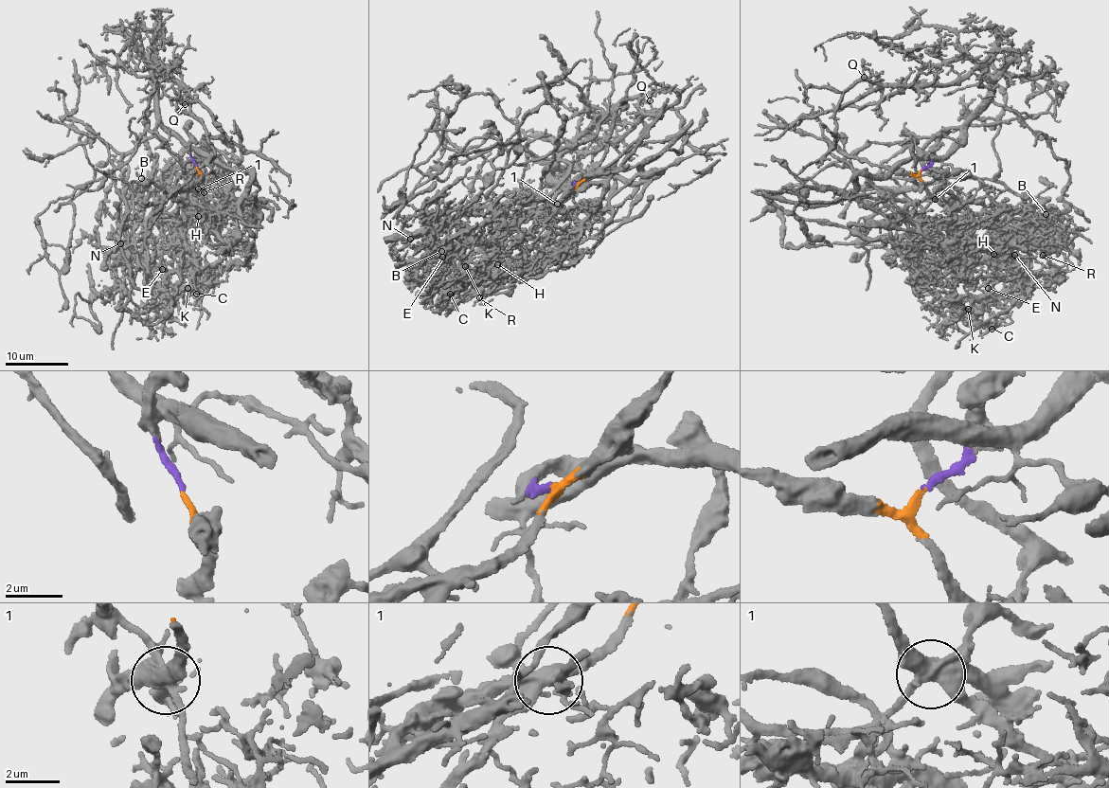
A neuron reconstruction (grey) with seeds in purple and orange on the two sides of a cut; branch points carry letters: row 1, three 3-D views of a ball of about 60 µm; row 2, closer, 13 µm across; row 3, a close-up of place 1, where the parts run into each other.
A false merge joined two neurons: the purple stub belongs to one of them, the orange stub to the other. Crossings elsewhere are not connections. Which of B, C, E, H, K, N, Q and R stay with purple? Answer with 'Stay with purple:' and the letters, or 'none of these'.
Stay with purple: Q

